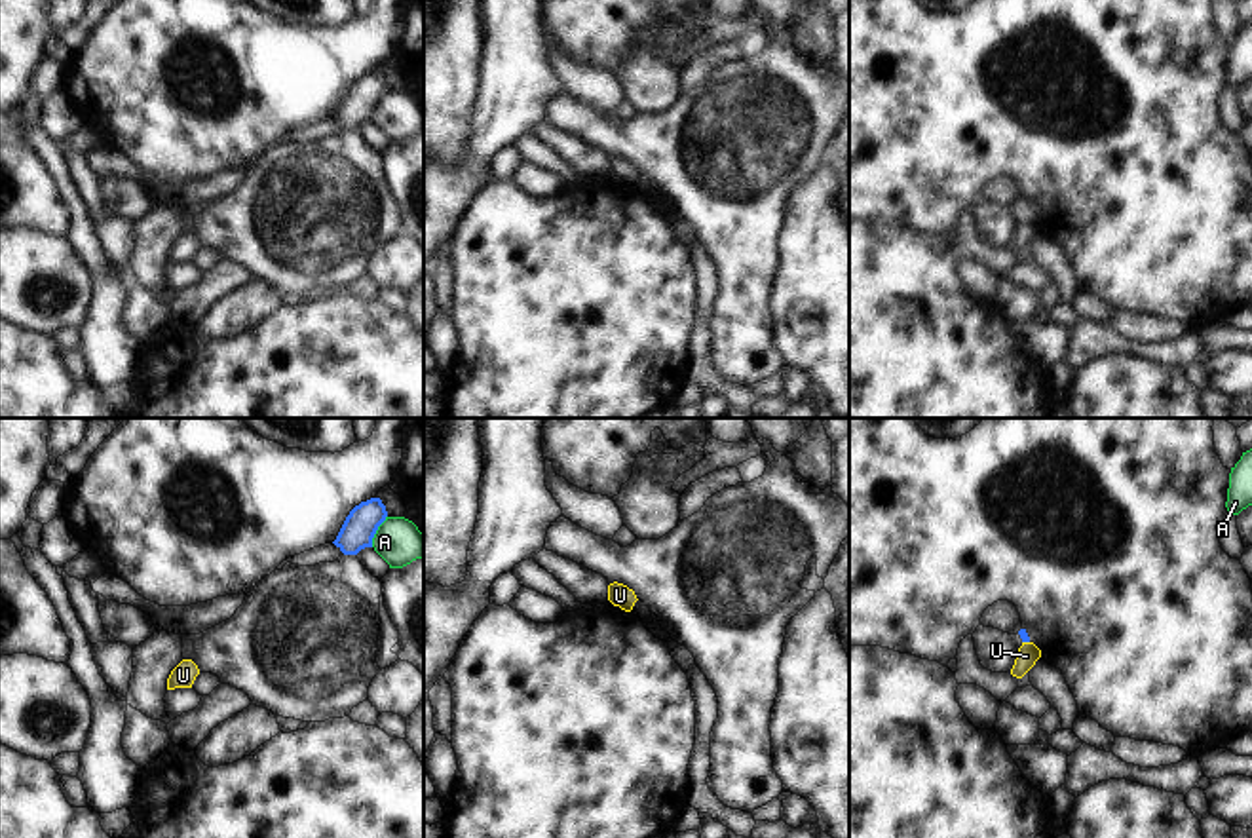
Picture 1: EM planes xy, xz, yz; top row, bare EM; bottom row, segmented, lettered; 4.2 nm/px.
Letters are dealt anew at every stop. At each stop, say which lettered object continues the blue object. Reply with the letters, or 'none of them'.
U

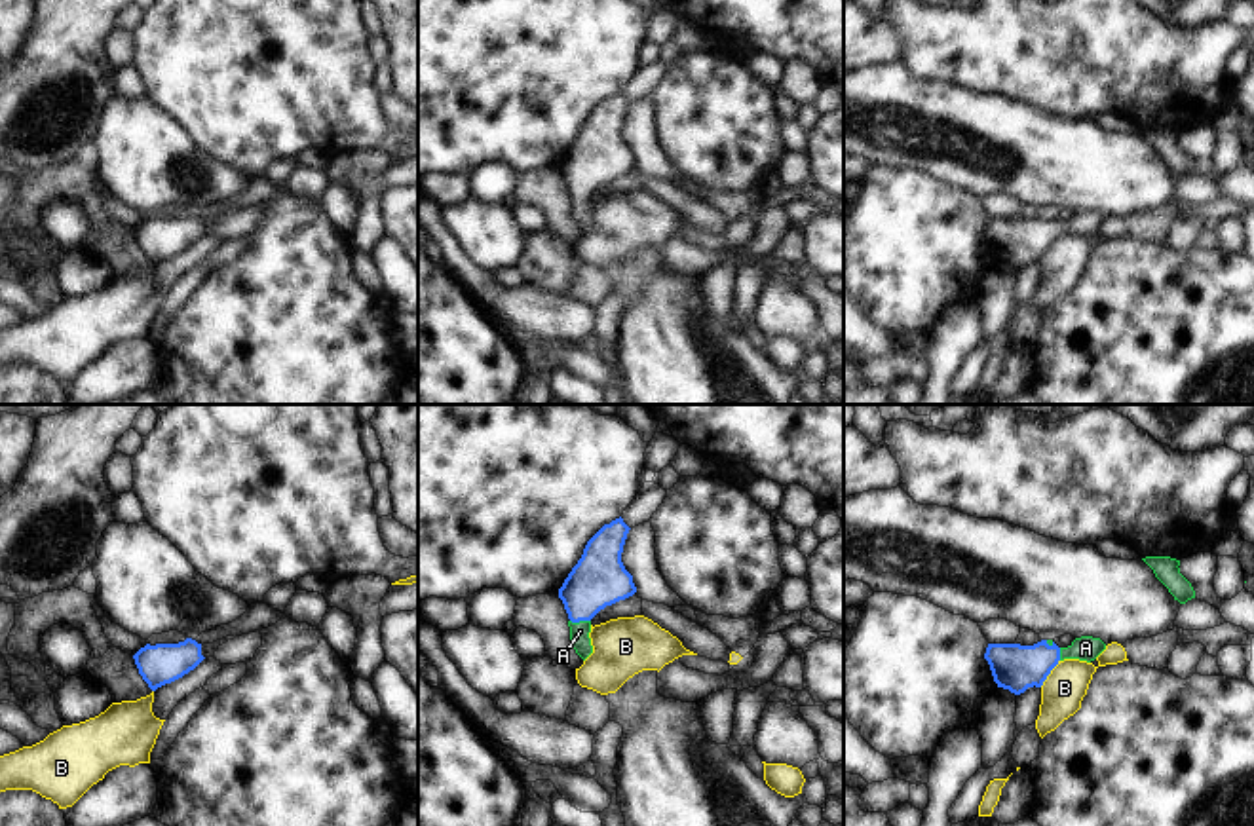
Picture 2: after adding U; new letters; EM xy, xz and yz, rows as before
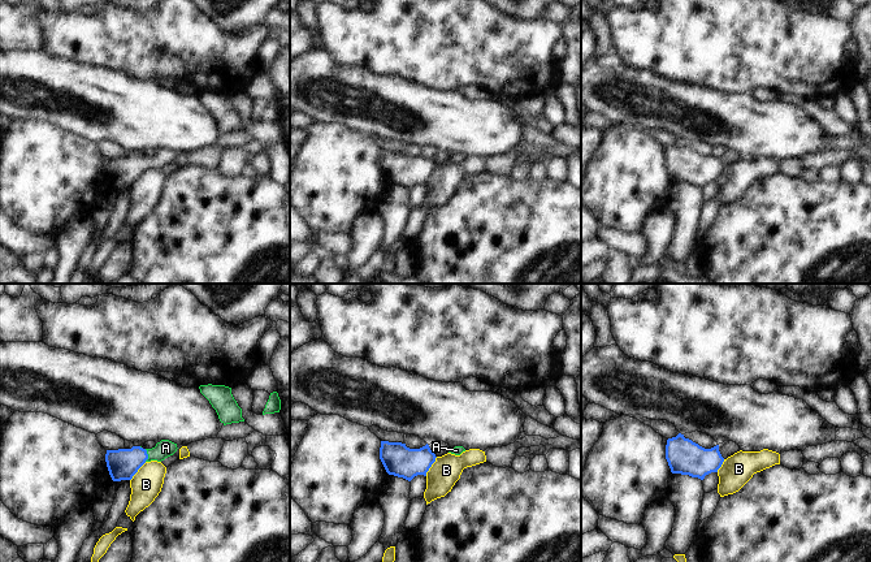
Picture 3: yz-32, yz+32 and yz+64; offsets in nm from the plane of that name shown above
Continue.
A

